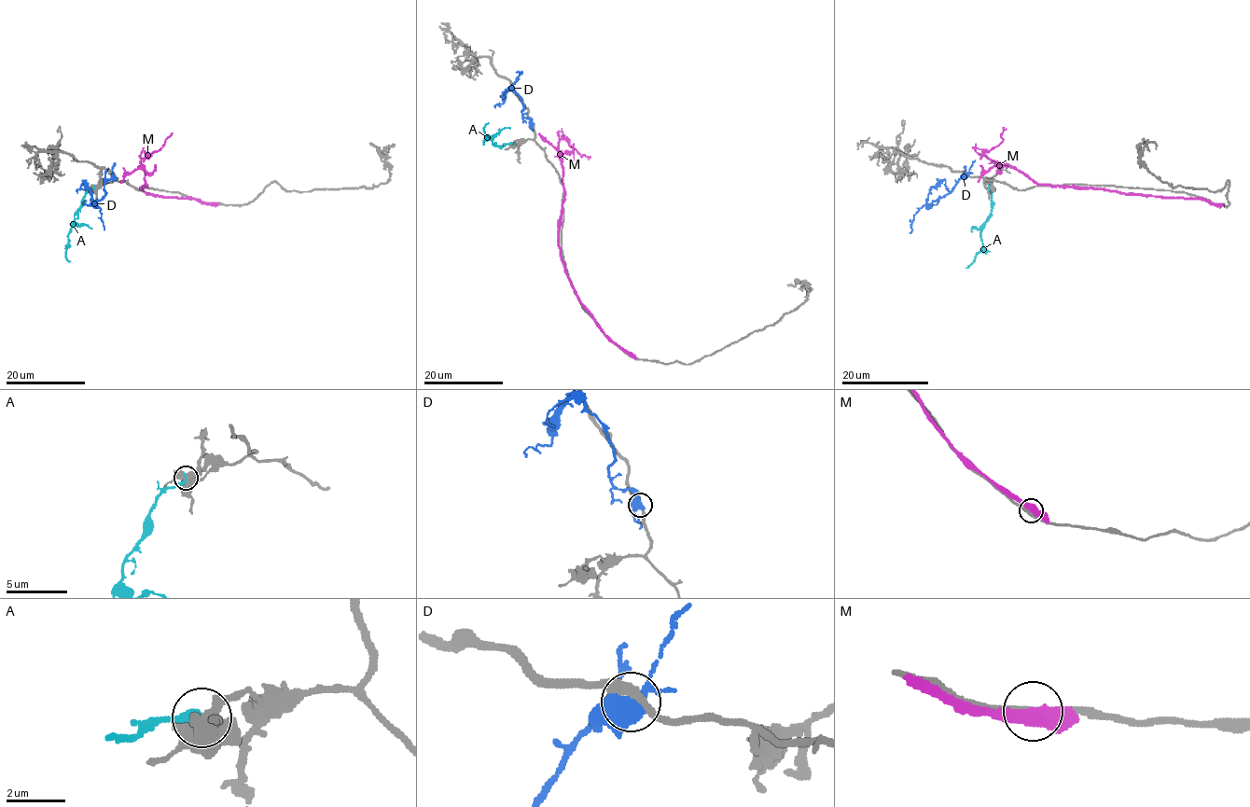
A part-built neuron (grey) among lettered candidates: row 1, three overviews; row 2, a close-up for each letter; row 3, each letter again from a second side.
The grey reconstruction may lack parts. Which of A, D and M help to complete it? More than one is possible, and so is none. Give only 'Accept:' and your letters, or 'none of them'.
Accept: none of them

